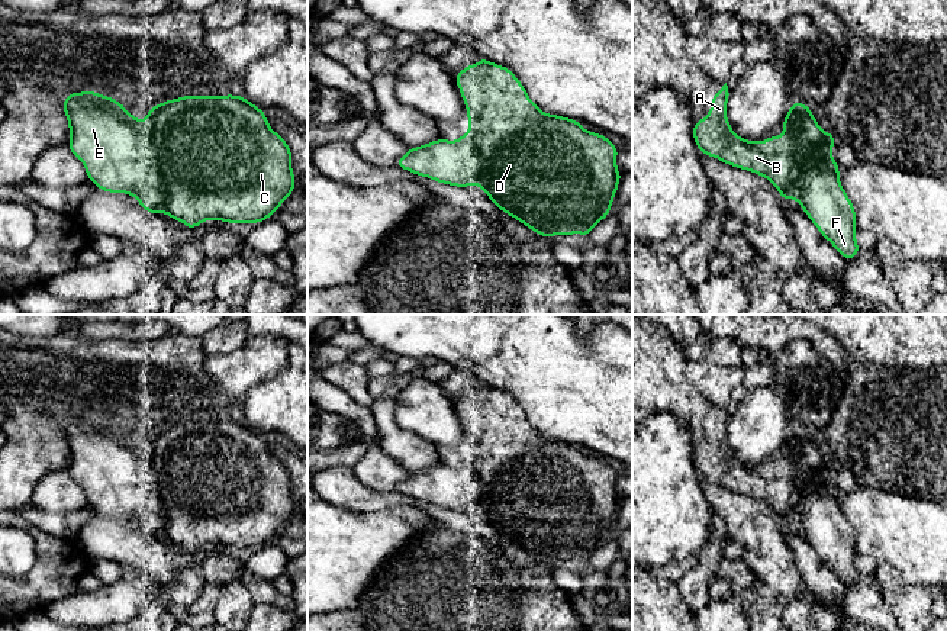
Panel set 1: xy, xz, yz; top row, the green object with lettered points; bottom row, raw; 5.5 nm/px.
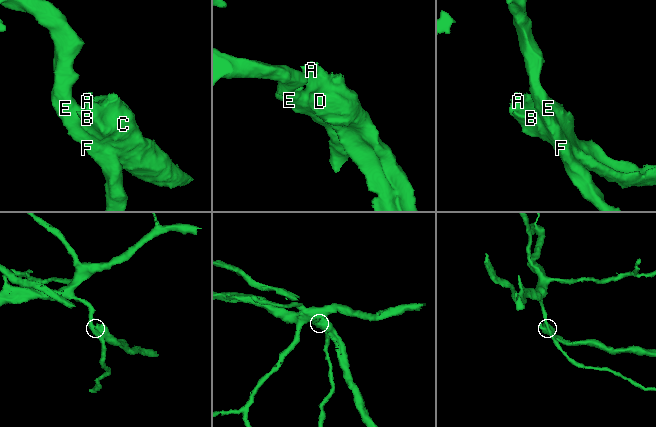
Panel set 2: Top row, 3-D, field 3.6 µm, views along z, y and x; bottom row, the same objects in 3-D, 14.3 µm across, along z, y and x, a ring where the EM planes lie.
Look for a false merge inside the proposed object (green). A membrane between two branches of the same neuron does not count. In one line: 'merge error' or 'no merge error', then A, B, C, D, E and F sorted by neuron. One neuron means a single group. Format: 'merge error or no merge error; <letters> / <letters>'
merge error; A B C D / E F

